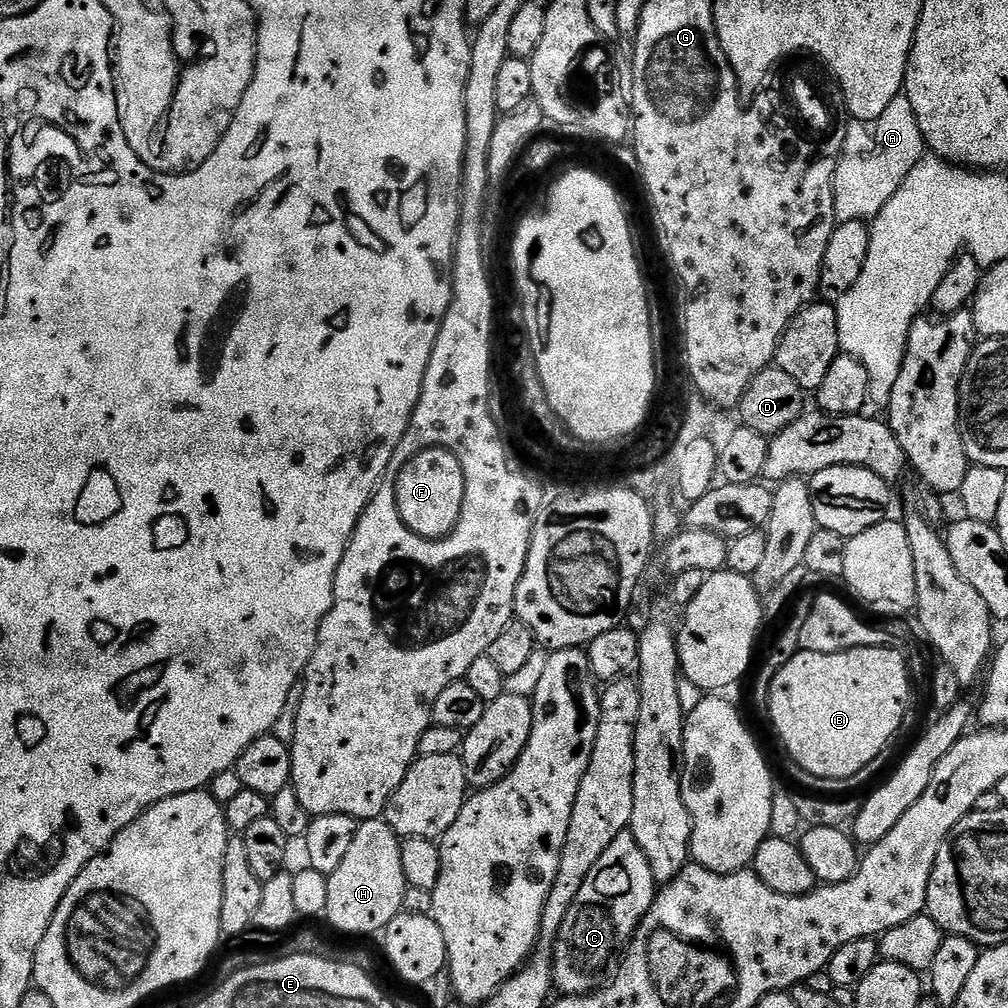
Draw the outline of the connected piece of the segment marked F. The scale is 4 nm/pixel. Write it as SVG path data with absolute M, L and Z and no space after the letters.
M424 448L399 472L395 486L400 520L424 540L438 540L456 528L465 501L465 474L459 456L447 448Z

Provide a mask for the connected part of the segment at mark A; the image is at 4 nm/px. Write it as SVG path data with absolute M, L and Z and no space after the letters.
M901 94L894 98L894 102L890 102L890 106L886 106L886 110L882 110L882 114L878 114L878 118L873 120L852 120L851 123L844 128L844 145L840 151L840 158L836 162L836 173L832 179L832 189L834 190L834 202L837 206L844 204L873 204L879 206L890 202L890 198L894 198L894 194L898 190L898 186L902 186L902 182L906 182L906 174L910 174L910 170L914 170L914 166L919 160L925 159L926 145L922 138L922 130L918 130L918 122L914 118L914 106L910 106L907 96Z

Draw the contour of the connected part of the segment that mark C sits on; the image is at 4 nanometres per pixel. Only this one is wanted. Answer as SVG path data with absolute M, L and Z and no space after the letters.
M630 830L618 834L618 838L614 838L610 846L606 846L602 858L594 862L594 870L586 874L586 882L582 882L578 898L574 898L570 910L566 910L562 930L558 930L556 944L552 947L553 985L565 996L589 996L591 992L605 987L608 981L615 980L620 962L628 951L628 943L632 941L636 927L656 901L657 891L658 882L650 870L650 862L646 862L646 854L642 854L642 846L638 846L634 834Z

